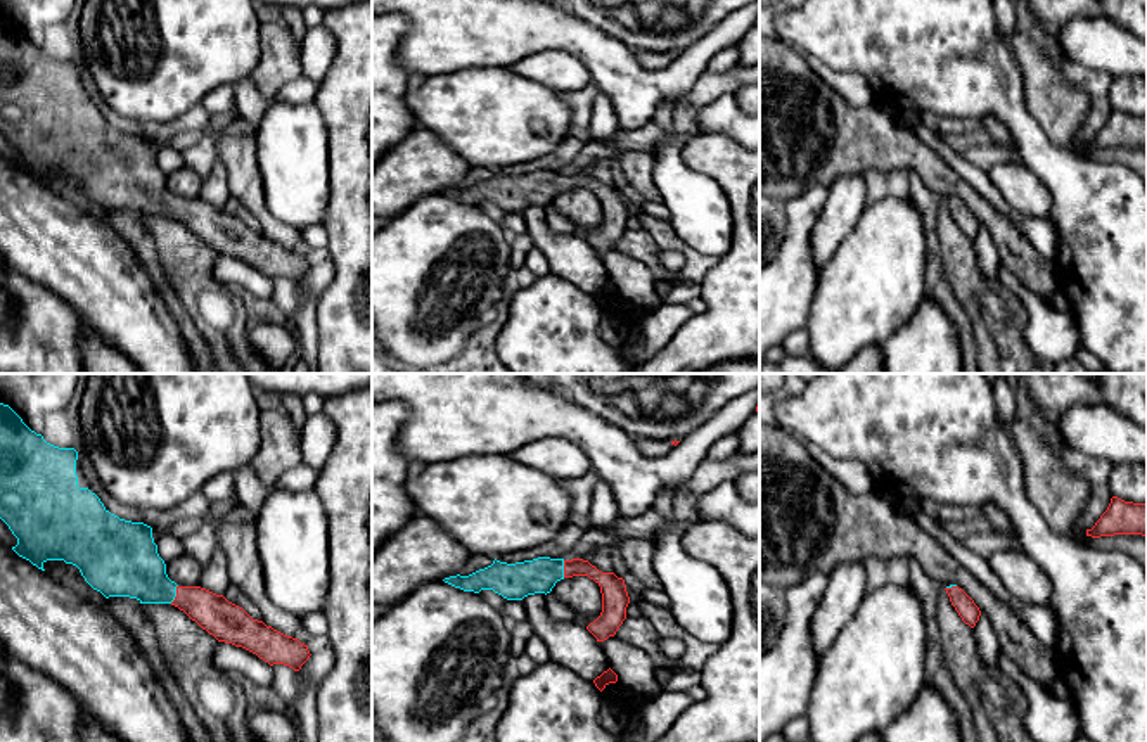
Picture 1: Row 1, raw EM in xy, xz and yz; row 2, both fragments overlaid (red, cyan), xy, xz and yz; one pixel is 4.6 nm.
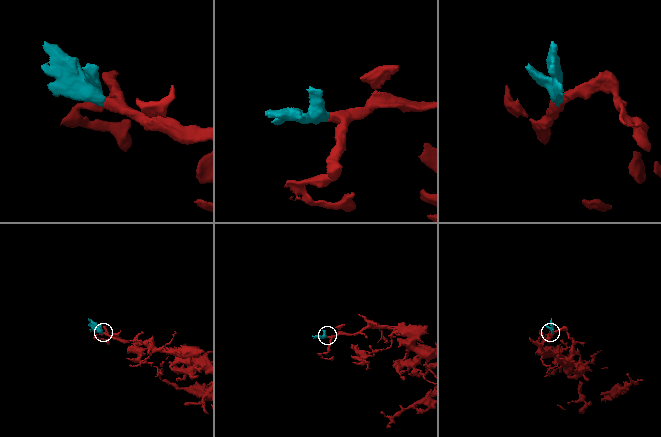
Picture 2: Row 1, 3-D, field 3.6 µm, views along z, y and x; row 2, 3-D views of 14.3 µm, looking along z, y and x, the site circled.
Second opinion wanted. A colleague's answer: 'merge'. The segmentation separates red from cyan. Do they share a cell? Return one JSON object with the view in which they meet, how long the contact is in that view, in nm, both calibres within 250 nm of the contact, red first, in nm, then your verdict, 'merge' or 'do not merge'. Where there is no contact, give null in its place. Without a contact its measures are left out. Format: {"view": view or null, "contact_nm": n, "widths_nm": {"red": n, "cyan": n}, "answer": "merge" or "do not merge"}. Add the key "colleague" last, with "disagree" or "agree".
{"view": "xy", "contact_nm": 90, "widths_nm": {"red": 180, "cyan": 280}, "answer": "merge", "colleague": "agree"}

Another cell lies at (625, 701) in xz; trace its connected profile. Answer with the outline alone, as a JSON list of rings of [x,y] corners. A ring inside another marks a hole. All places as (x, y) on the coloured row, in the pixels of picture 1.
[[[619,681],[606,685],[602,695],[609,699],[618,709],[621,709],[628,721],[631,714],[649,700],[630,694]]]

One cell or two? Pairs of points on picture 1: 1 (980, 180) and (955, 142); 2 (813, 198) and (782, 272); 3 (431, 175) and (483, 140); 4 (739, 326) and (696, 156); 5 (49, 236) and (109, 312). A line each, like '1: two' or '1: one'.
1: one
2: one
3: two
4: one
5: one

